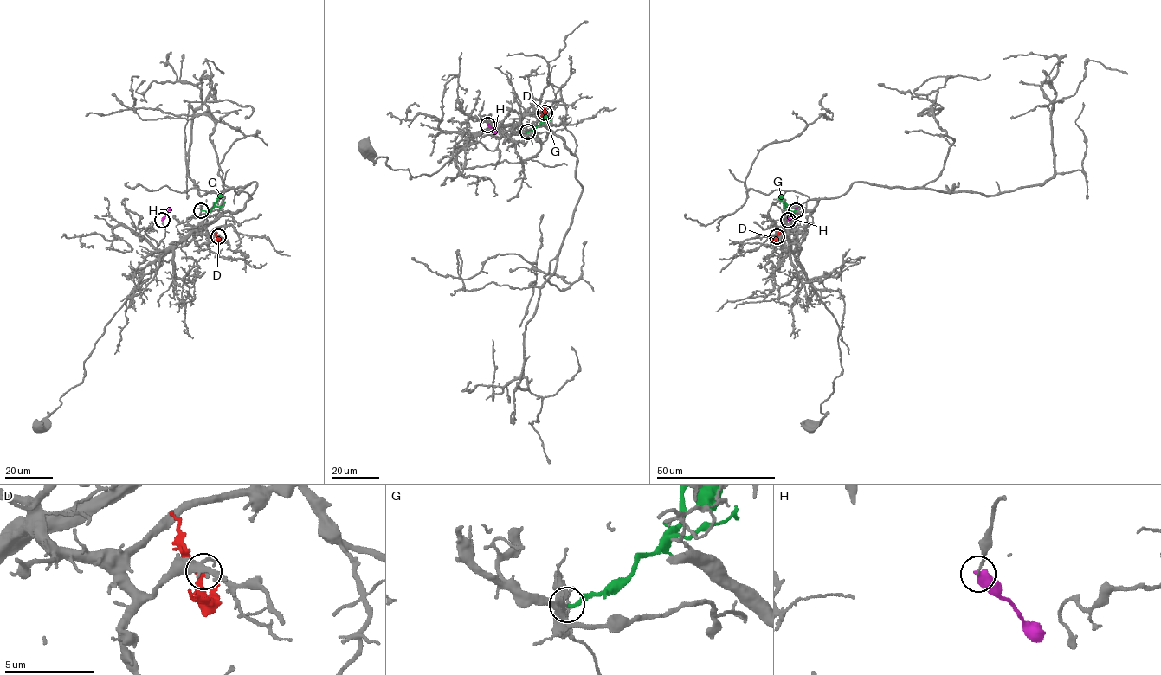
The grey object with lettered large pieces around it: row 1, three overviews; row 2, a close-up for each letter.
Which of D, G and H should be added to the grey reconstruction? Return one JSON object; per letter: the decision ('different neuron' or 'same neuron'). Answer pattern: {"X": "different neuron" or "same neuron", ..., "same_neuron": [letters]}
{"D": "different neuron", "G": "different neuron", "H": "different neuron", "same_neuron": []}

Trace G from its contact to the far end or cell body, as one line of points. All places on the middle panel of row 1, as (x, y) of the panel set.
G: (527, 132), (538, 125), (544, 116), (547, 118)

